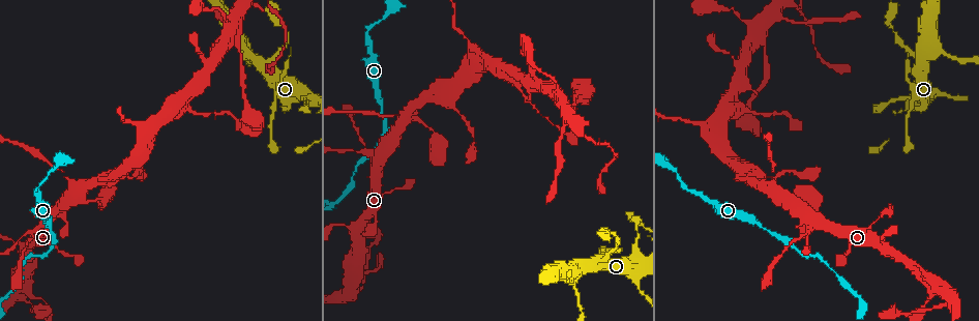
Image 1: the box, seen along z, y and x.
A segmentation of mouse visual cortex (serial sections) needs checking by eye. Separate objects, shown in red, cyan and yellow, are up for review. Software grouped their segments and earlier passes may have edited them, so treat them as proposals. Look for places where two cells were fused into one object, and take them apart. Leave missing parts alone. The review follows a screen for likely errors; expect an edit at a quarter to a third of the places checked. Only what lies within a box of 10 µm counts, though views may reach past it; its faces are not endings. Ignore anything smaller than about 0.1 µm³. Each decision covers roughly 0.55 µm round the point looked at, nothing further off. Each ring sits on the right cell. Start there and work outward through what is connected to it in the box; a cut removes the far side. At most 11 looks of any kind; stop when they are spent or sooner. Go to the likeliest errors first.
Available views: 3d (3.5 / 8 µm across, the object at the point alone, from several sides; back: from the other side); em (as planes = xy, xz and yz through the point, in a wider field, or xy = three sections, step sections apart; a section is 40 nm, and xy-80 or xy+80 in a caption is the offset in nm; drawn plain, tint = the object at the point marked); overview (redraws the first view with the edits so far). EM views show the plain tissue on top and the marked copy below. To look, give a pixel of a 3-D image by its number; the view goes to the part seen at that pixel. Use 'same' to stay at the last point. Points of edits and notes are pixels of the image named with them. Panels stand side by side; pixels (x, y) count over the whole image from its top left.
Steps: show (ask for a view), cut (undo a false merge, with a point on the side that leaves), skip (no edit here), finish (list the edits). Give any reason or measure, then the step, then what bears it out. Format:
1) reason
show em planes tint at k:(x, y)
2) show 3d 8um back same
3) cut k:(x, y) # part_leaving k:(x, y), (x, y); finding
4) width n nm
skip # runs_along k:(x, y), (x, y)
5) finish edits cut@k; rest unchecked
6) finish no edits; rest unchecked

show 3d 3.5um at 1:(937, 22)

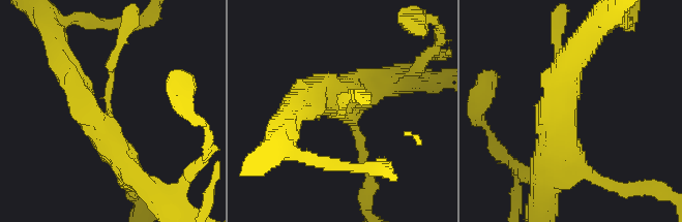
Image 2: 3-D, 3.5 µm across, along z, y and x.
arms 3; arm_widths 150, 350, 450 nm; now the EM
show em xy step 3 tint at 2:(110, 109)

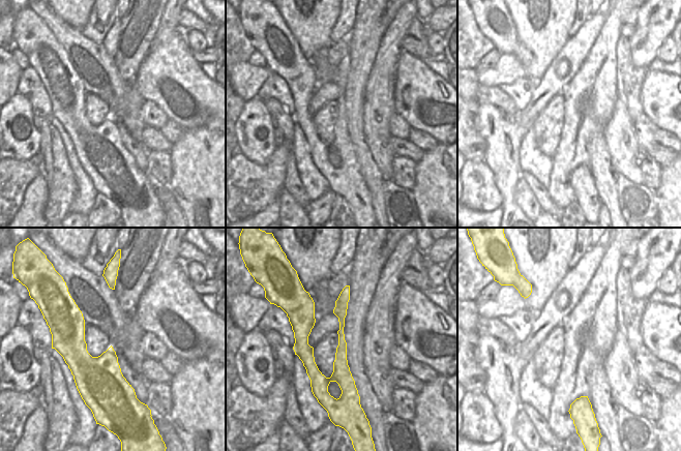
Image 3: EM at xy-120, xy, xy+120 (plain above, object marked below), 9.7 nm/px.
width 160 nm
skip # runs_along 2:(127, 170), (102, 133), (109, 63); one cell here

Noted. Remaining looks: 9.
four arms meet
show 3d 3.5um at 1:(404, 120)

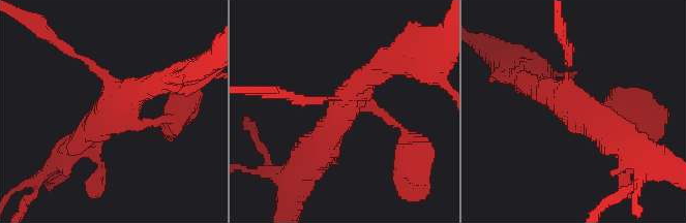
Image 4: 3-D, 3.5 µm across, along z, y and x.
arms 4; arm_widths 100, 150, 350, 400 nm; need the tissue
show em planes tint at 4:(342, 109)

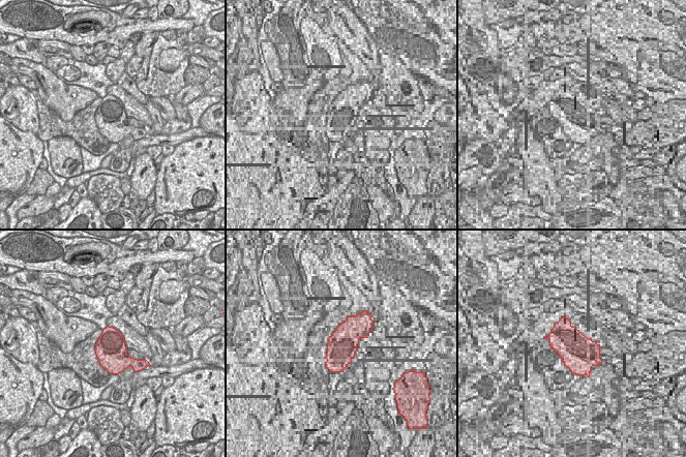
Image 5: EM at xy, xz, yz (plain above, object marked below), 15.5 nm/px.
skip # one cell here

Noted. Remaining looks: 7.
three-way junction
show 3d 3.5um at 1:(27, 248)

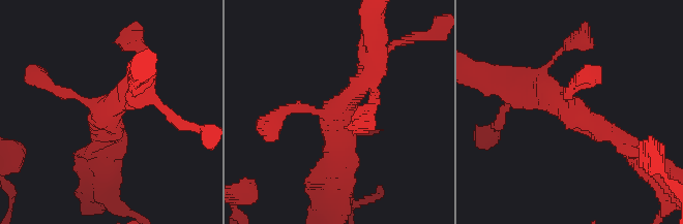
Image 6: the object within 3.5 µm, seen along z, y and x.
skip # runs_along 6:(518, 91), (542, 91), (632, 148); continuous, no second cell

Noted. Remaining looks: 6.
abrupt turn
show 3d 3.5um at 1:(755, 37)

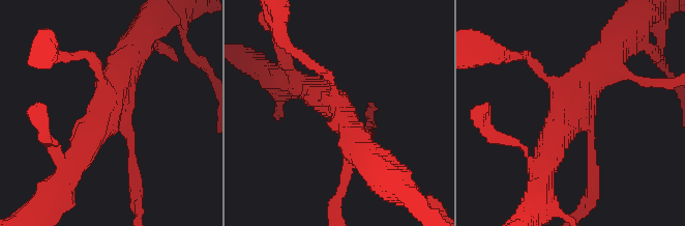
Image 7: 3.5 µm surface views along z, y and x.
show em planes tint at 7:(107, 114)

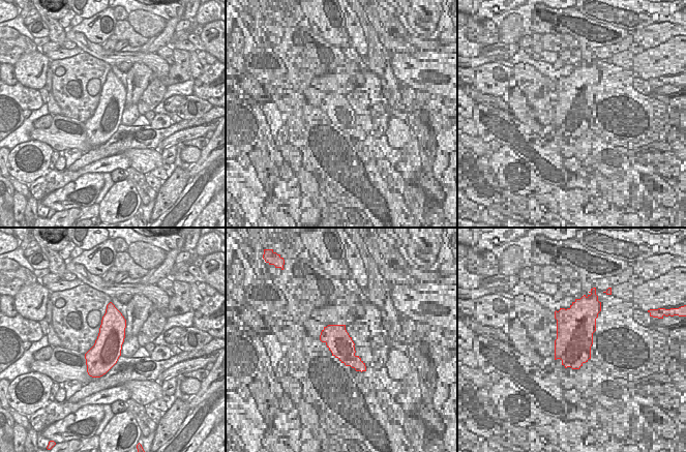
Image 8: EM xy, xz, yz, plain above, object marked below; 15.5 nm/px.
arm_widths 150, 150, 400, 450 nm
skip # runs_along 7:(543, 166), (569, 103), (606, 58); continuous, no second cell

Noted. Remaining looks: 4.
finish no edits; rest unchecked

